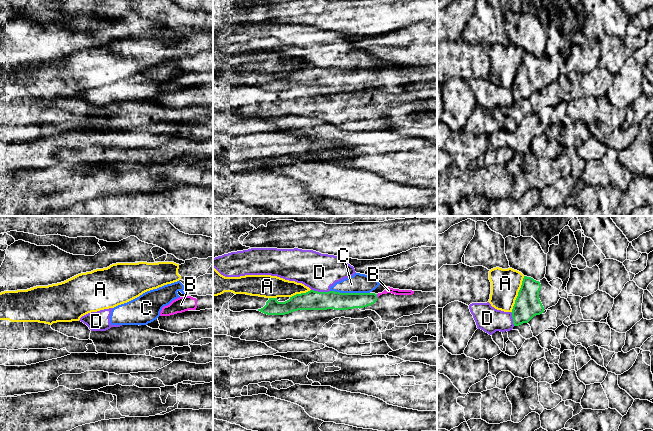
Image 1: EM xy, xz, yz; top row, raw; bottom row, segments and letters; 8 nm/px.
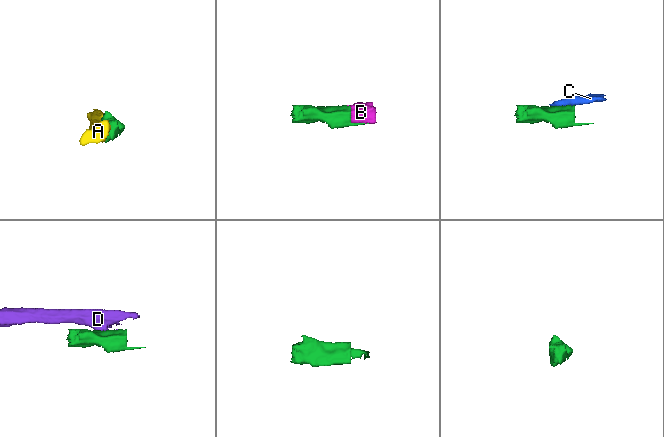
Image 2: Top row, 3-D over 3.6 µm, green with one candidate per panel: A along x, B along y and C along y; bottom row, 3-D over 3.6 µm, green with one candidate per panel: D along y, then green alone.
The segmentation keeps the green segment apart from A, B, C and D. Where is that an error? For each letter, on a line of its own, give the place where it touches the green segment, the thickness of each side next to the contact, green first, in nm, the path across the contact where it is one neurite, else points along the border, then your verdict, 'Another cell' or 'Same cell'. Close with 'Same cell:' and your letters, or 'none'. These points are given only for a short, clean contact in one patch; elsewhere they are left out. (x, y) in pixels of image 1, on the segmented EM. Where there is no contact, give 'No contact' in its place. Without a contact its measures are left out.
A: Touches green at yz (518, 294). Thickness 200 nm (green) against 240 nm. Another cell
B: Touches green at xz (376, 296). Thickness 130 nm (green) against 50 nm. Same cell
C: Touches green at xz (350, 293). Thickness 140 nm (green) against 160 nm. Boundary: xz (330, 290), (369, 293). Another cell
D: Touches green at xz (320, 292). Thickness 160 nm (green) against 300 nm. Another cell
Same cell: B

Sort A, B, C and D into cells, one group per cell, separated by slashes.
A / B / C D

